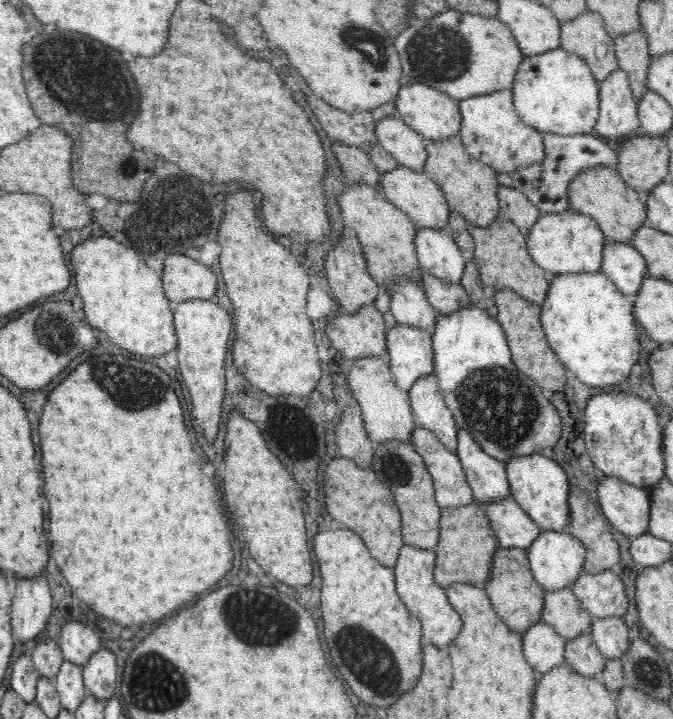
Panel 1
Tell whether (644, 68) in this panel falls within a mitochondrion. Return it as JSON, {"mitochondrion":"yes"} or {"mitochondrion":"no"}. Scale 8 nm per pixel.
{"mitochondrion":"no"}

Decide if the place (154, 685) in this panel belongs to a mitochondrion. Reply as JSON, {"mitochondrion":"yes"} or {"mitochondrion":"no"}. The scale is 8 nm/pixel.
{"mitochondrion":"yes"}

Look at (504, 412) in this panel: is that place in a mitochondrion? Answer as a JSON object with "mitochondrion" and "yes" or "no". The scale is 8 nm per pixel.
{"mitochondrion":"yes"}

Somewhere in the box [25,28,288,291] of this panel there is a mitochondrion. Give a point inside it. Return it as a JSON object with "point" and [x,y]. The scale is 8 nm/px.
{"point":[78,70]}

